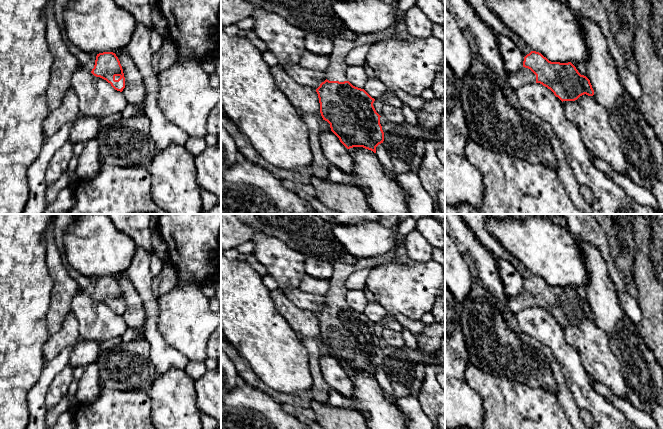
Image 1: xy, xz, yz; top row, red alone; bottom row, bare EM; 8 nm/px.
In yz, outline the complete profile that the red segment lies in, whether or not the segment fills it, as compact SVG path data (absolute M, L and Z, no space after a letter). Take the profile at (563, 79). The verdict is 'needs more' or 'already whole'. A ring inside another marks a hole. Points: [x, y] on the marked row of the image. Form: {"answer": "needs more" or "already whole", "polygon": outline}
{"answer": "needs more", "polygon": "M536 51L524 57L523 67L518 72L507 71L505 79L513 89L529 83L540 83L562 102L575 101L584 94L594 95L590 80L581 75L571 62L551 62Z"}

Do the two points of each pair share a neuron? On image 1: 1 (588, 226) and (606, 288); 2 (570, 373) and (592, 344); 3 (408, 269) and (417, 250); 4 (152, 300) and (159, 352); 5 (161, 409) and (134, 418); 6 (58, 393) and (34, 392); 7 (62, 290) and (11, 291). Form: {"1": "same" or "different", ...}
{"1": "different", "2": "different", "3": "different", "4": "same", "5": "different", "6": "different", "7": "different"}

